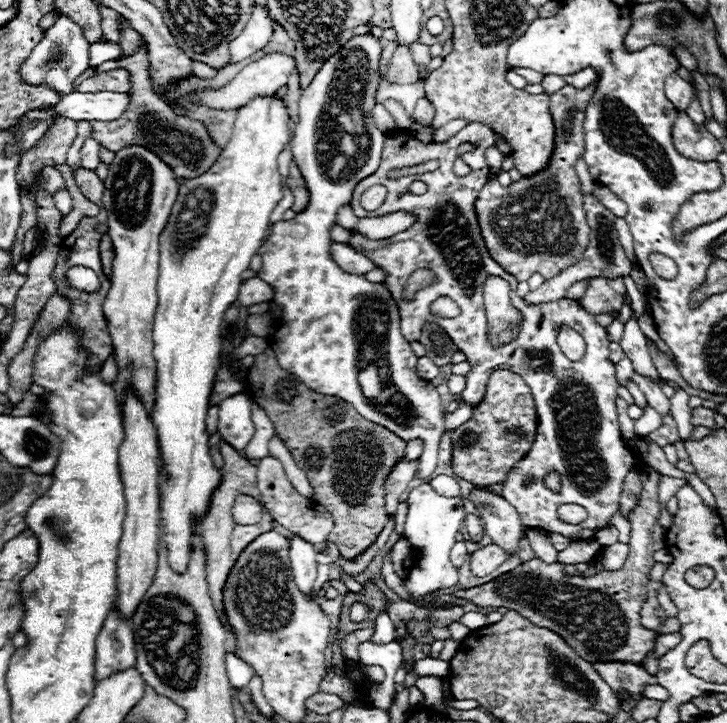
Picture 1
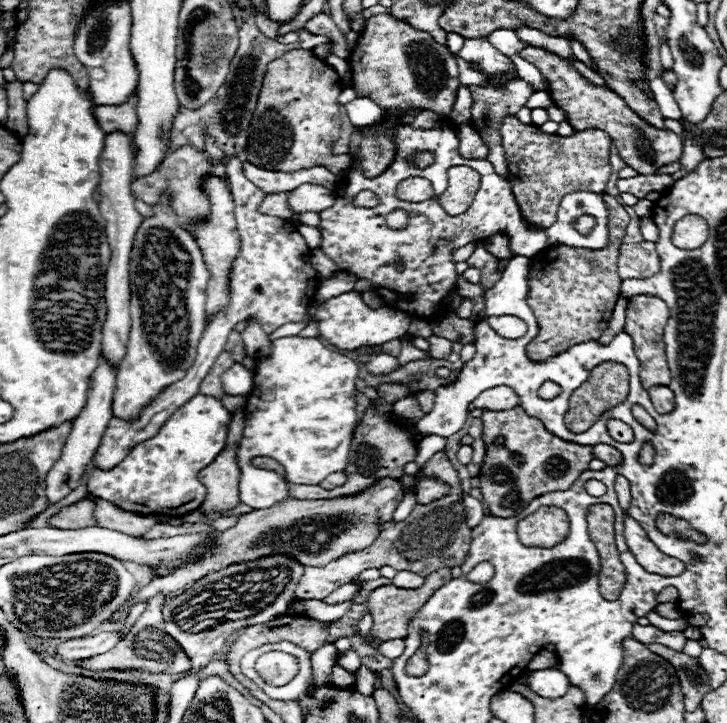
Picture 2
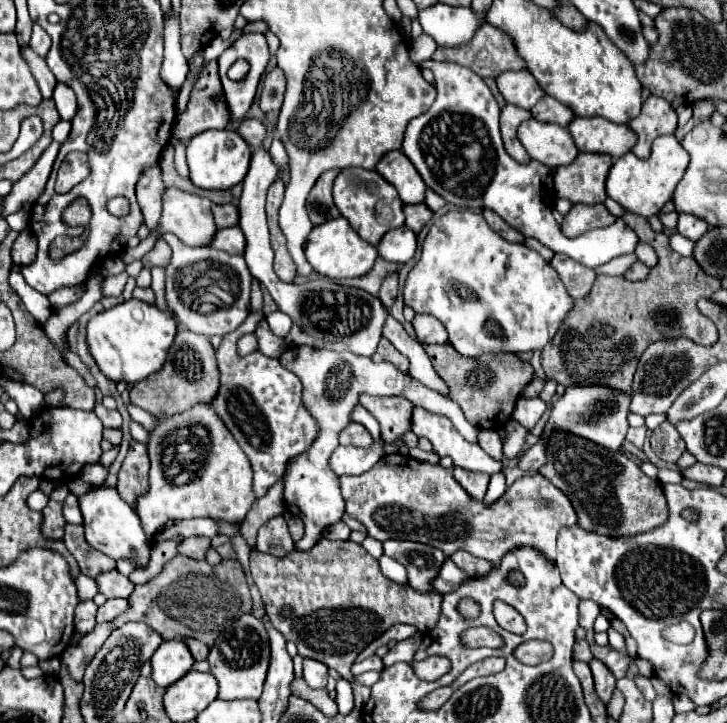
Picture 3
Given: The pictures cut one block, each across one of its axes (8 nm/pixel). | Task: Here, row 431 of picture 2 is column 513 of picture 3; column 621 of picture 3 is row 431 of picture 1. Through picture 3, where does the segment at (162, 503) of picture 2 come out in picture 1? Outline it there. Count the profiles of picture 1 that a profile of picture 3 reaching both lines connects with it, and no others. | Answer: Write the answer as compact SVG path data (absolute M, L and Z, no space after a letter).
M242 394L230 396L230 400L220 404L218 432L236 450L244 450L256 432L250 420L250 406L252 400Z

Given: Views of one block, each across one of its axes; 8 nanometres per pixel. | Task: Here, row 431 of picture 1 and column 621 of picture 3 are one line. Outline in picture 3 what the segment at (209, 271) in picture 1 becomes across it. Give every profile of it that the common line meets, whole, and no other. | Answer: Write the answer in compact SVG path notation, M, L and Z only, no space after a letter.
M666 134L654 140L652 154L648 160L640 160L632 152L614 160L606 178L606 192L624 210L648 218L648 216L654 216L650 212L660 214L662 206L672 198L674 188L682 180L686 168L688 168L688 152L680 146L674 134Z

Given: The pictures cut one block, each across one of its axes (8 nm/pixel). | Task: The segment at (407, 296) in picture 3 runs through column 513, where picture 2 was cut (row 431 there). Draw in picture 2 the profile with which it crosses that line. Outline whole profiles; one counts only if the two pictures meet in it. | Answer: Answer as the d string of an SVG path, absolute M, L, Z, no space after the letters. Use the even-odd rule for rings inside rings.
M288 336L278 338L270 346L268 358L258 358L254 366L252 396L246 402L244 432L238 446L238 468L240 468L240 502L260 510L288 498L288 484L320 484L332 472L344 472L348 464L348 452L352 432L358 424L356 416L356 386L358 364L338 352L328 350L316 338ZM256 456L268 456L278 460L286 468L286 476L274 474L272 470L260 470L250 464Z

